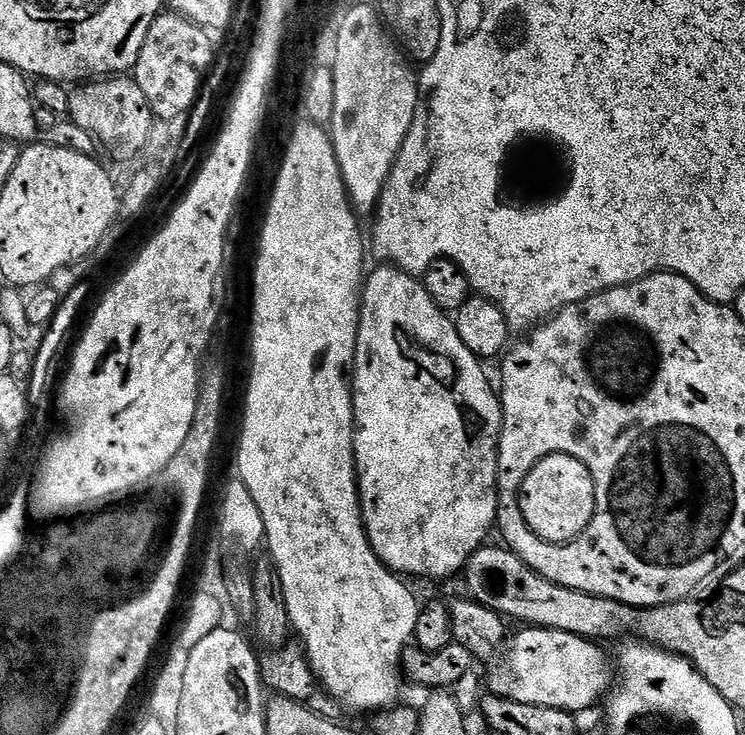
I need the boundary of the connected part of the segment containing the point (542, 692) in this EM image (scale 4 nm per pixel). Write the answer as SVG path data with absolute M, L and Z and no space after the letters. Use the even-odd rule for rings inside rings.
M528 626L520 631L509 645L507 660L492 670L488 682L493 695L520 705L536 704L540 708L581 714L611 691L614 670L603 647L595 641L549 628Z

